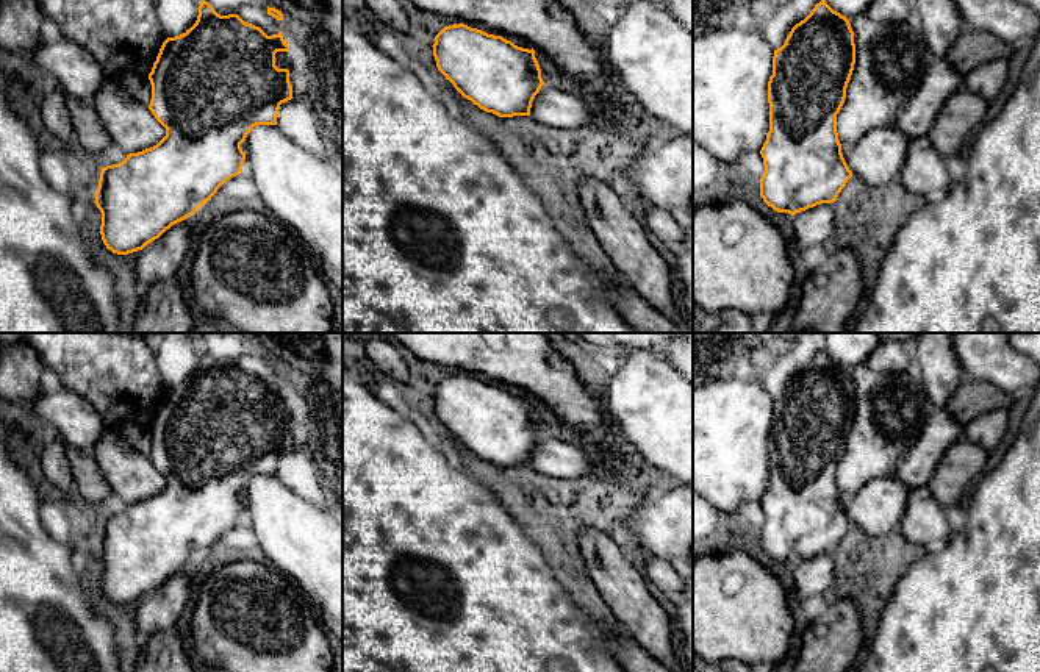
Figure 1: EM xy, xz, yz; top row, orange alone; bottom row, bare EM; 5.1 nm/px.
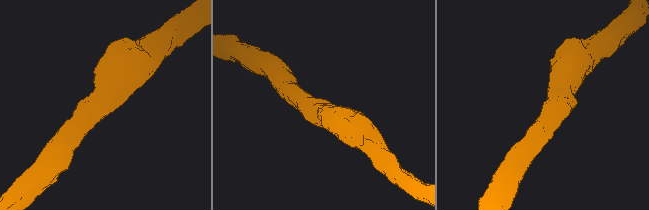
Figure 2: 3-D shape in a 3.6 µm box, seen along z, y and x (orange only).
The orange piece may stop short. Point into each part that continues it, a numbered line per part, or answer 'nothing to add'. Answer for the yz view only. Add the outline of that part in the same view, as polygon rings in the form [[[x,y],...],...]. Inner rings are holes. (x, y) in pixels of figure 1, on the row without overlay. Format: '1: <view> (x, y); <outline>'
nothing to add

